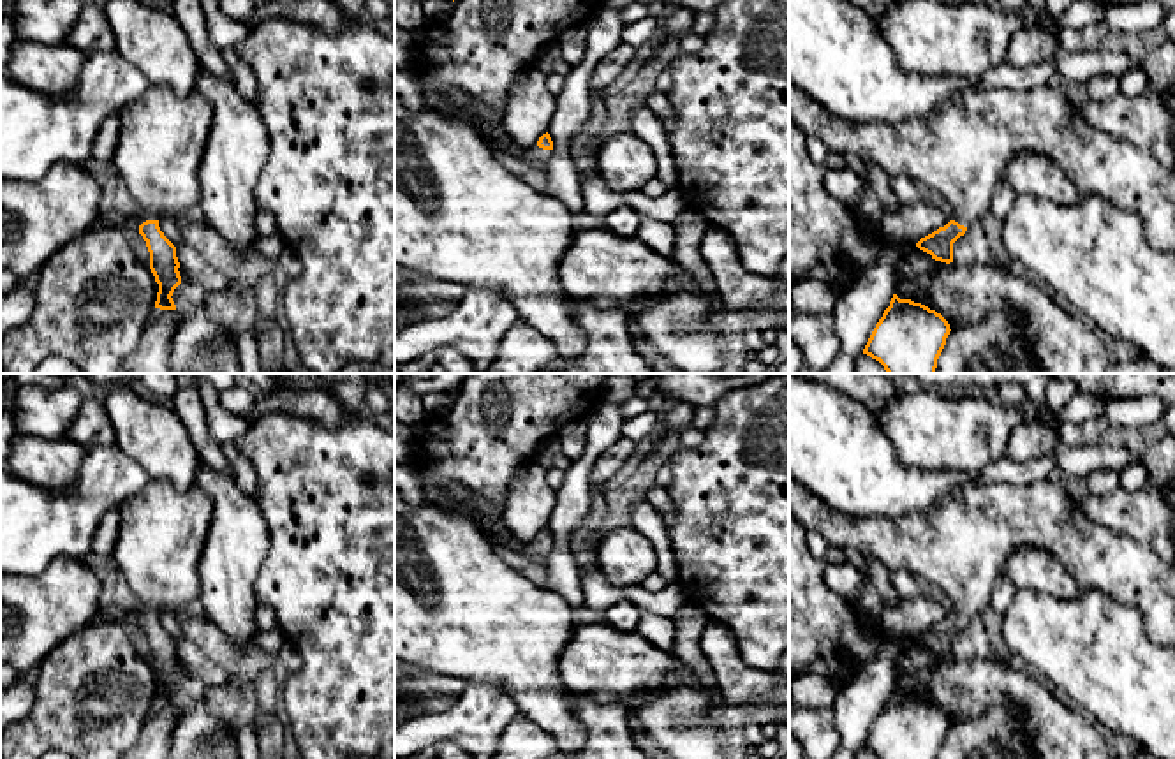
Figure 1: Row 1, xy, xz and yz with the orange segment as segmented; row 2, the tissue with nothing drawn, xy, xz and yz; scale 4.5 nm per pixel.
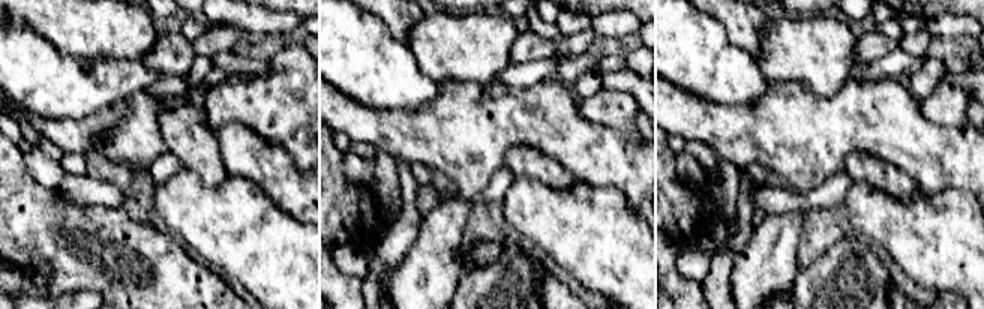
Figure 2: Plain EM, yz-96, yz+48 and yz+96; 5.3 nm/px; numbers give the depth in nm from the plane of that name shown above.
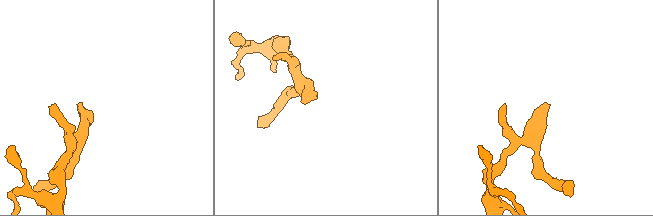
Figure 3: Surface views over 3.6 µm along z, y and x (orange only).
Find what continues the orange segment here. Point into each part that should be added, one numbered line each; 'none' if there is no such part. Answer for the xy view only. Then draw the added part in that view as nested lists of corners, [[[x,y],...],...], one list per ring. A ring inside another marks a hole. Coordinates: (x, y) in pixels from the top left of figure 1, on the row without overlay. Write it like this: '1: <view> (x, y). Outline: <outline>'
1: xy (162, 530). Outline: [[[162,479],[122,502],[111,558],[134,593],[130,611],[141,618],[164,609],[185,615],[199,601],[197,564],[211,518],[206,491],[197,486],[181,491]]]

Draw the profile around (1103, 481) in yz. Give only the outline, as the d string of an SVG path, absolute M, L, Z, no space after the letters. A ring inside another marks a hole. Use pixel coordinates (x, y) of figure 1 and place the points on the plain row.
M1097 468L1089 472L1085 477L1085 486L1090 495L1105 497L1120 488L1119 470Z

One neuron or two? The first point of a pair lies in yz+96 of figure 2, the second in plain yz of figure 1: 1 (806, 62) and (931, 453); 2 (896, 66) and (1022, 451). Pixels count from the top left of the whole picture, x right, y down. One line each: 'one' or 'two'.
1: one
2: two

